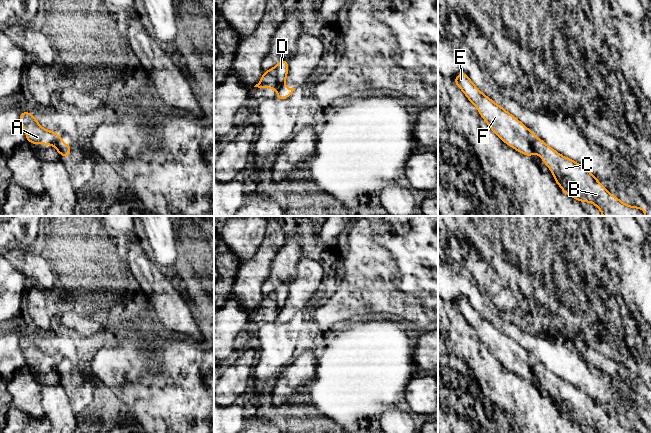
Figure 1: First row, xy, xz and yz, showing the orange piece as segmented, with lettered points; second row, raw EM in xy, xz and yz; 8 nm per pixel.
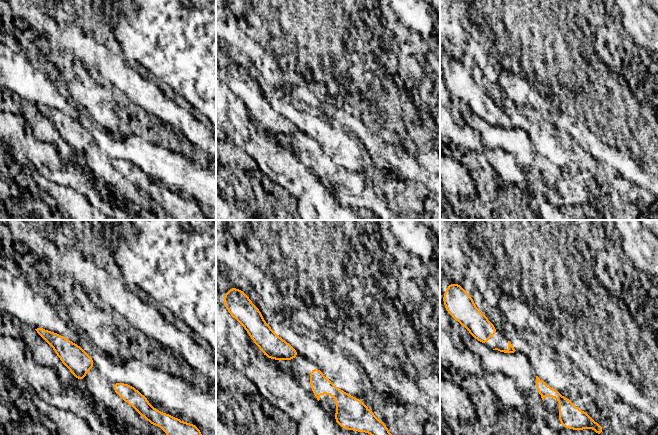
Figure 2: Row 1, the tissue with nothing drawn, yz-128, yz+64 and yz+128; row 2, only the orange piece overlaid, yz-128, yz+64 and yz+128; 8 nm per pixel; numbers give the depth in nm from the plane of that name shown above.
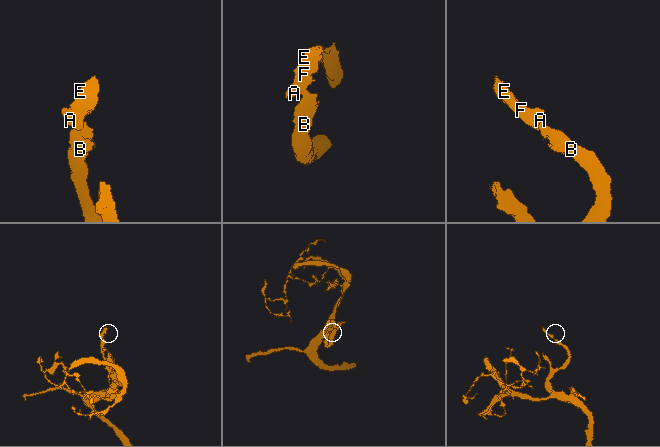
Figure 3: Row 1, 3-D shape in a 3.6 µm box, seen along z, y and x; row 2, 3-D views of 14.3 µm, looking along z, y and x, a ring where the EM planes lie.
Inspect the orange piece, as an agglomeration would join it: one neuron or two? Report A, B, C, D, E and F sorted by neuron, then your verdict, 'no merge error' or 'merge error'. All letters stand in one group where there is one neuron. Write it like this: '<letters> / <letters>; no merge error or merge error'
A D E F / B C; merge error

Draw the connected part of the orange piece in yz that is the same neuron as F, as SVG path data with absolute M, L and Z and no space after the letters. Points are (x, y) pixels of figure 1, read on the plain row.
M461 296L454 303L456 309L464 316L487 346L488 350L500 363L518 376L532 381L532 367L537 362L523 347L498 330L488 320L484 319L469 303L465 296Z

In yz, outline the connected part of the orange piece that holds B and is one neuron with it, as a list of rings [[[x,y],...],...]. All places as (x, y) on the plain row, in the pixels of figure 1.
[[[536,362],[532,367],[536,376],[554,398],[553,403],[565,418],[580,426],[590,426],[599,433],[644,433],[632,431],[610,419],[606,412],[577,386],[564,381],[549,371],[542,363]]]

